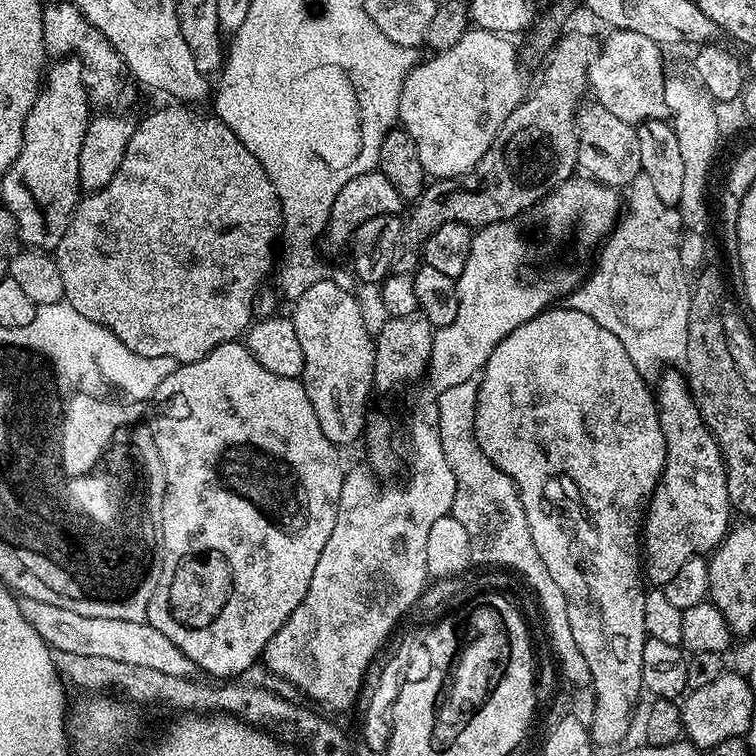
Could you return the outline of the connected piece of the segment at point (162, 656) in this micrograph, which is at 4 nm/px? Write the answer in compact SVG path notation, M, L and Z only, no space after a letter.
M32 596L19 597L20 609L28 622L38 634L47 641L55 651L66 651L67 654L97 655L99 657L114 658L117 662L133 663L136 666L148 666L153 670L160 670L164 674L177 678L191 677L197 671L194 662L166 638L154 626L143 620L115 620L114 618L98 618L95 614L77 610L63 603L51 604L48 600L35 600Z

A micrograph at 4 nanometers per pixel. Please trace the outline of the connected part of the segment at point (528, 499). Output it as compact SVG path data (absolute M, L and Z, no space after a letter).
M549 306L522 326L518 326L496 346L488 360L484 363L478 376L478 402L476 403L476 441L478 446L516 484L520 501L526 514L526 522L530 526L530 534L534 538L534 546L538 550L538 558L546 570L550 570L550 578L558 582L558 590L566 598L566 606L570 614L570 630L574 634L574 642L578 642L578 650L582 650L582 658L586 658L586 666L592 679L591 695L596 695L596 709L590 719L590 735L593 745L615 749L625 743L624 735L628 732L628 723L632 720L632 703L642 693L642 646L646 639L644 631L644 602L646 584L638 571L638 529L642 517L656 483L666 462L666 446L664 431L660 425L660 413L656 406L653 389L648 389L649 381L639 372L630 358L622 354L618 338L598 325L594 318L586 313L565 306Z

